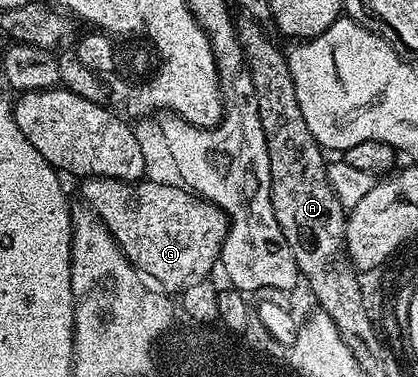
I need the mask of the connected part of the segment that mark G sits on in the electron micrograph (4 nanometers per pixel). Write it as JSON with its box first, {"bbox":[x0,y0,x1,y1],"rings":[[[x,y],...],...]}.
{"bbox":[81,175,229,293],"rings":[[[102,175],[86,178],[81,187],[81,195],[85,198],[84,206],[95,212],[103,221],[103,225],[107,225],[119,249],[132,261],[142,276],[148,277],[166,293],[180,293],[212,276],[213,267],[215,271],[221,257],[225,235],[229,232],[229,217],[214,203],[184,186],[172,187],[169,183],[145,182],[134,185],[124,179],[107,179]]]}

